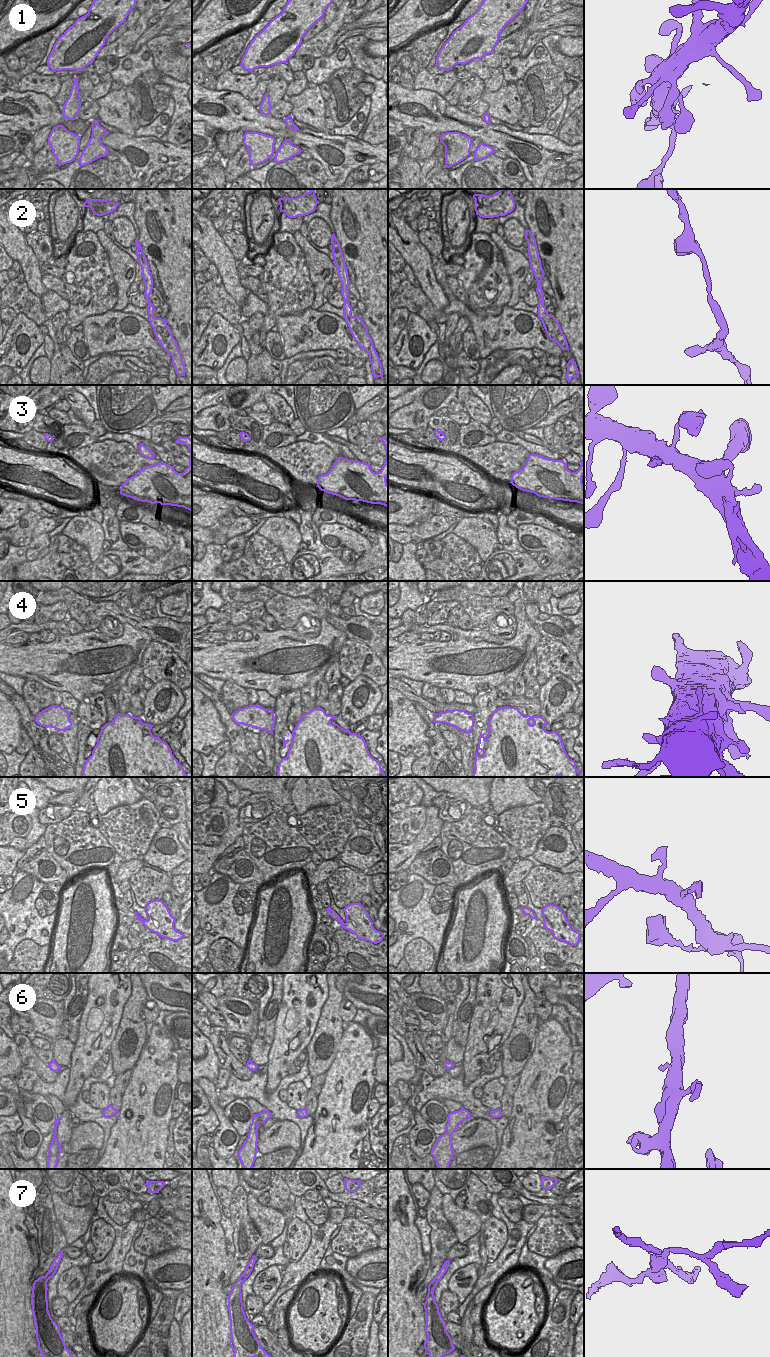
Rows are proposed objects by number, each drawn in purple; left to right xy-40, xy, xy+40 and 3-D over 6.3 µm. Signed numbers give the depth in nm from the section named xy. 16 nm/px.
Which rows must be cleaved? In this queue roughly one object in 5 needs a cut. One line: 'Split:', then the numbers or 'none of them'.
Split: 7

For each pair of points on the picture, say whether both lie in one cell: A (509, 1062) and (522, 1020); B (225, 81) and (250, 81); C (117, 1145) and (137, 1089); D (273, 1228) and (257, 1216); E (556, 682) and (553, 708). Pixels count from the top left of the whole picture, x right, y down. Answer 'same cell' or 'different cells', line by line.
A: same cell
B: same cell
C: same cell
D: same cell
E: same cell

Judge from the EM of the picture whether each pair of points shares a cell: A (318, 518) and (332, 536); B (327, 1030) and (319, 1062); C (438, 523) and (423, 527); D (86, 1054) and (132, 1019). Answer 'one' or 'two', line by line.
A: two
B: one
C: one
D: two

